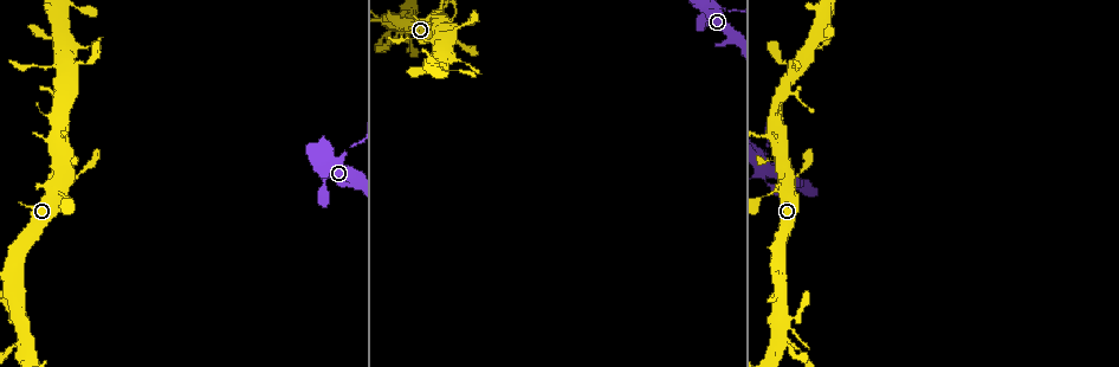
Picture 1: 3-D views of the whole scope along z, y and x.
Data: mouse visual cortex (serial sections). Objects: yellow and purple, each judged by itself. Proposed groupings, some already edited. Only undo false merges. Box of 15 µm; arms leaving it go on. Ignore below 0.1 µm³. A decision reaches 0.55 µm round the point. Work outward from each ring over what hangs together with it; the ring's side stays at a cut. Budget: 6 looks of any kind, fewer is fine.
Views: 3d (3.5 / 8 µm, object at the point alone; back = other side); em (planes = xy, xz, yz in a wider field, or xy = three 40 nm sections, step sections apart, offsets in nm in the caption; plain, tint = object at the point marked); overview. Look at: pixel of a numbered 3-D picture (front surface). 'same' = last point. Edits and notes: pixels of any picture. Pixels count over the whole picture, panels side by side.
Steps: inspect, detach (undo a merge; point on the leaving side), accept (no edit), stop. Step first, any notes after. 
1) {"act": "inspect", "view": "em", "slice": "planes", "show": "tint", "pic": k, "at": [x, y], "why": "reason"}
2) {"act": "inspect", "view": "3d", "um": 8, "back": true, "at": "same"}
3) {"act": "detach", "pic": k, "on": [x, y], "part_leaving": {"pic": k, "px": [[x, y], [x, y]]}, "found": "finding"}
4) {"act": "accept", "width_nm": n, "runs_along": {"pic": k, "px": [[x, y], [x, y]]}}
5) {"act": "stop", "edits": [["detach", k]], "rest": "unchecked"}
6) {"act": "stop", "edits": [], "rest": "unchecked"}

{"act": "inspect", "view": "3d", "um": 8, "pic": 1, "at": [766, 145], "why": "narrows sharply"}

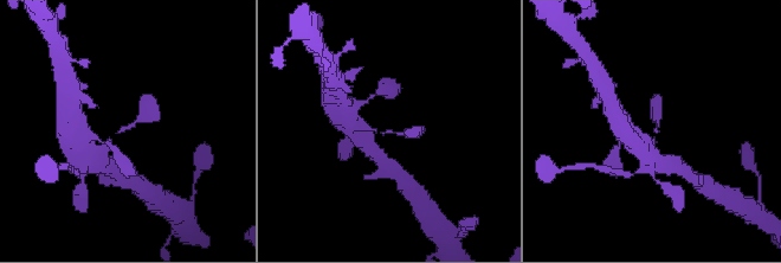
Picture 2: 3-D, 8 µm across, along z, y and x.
{"act": "inspect", "view": "3d", "um": 3.5, "pic": 2, "at": [381, 131], "why": "closer look"}

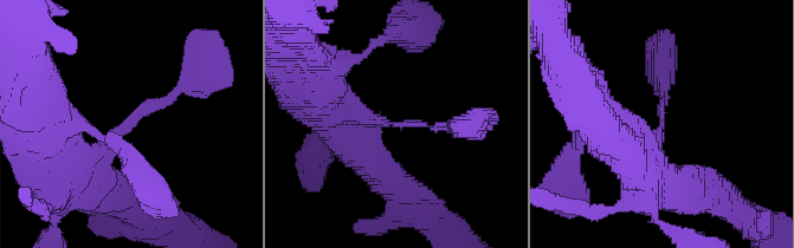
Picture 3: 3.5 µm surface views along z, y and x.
{"act": "inspect", "view": "em", "slice": "xy", "step": 1, "show": "tint", "pic": 3, "at": [132, 119], "why": "need the tissue"}

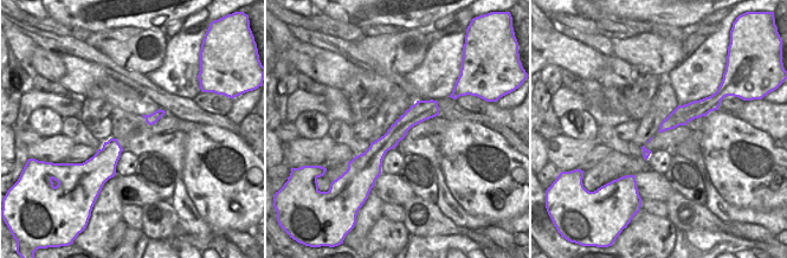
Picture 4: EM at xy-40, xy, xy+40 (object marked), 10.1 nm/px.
{"act": "accept", "arm_widths_nm": [150, 300], "runs_along": {"pic": 3, "px": [[85, 175], [140, 110], [184, 84], [184, 66]]}, "found": "all the same cell"}

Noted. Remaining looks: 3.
{"act": "inspect", "view": "3d", "um": 3.5, "pic": 1, "at": [780, 192], "why": "arms part here"}

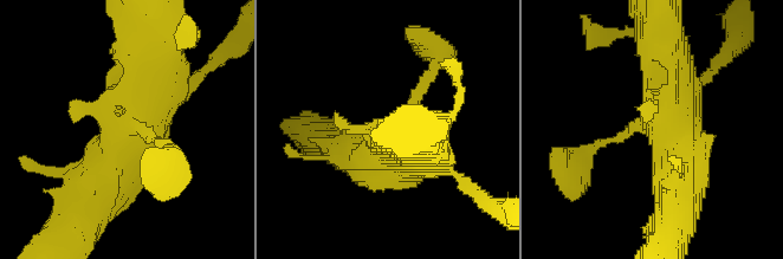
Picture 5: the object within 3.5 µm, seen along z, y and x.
{"act": "inspect", "view": "em", "slice": "xy", "step": 2, "show": "tint", "pic": 5, "at": [136, 125], "why": "shape alone is not enough"}

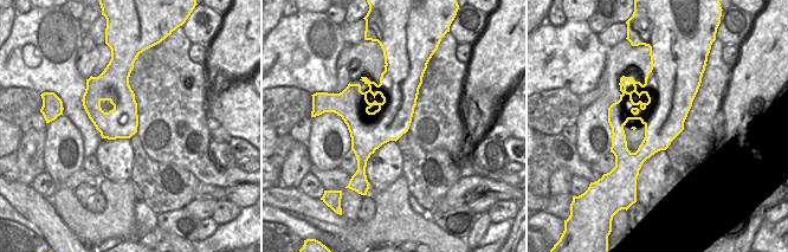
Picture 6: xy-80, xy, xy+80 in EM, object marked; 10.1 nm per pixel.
{"act": "accept", "runs_along": {"pic": 5, "px": [[114, 161], [142, 128], [146, 31]]}, "found": "all the same cell"}

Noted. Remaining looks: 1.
{"act": "stop", "edits": [], "rest": "unchecked"}

